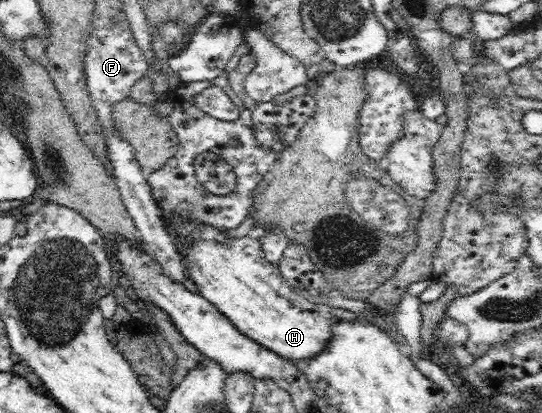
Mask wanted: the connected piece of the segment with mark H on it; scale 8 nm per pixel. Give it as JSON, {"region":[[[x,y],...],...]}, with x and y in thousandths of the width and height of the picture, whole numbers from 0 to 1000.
{"region":[[[315,521],[312,528],[319,538],[319,552],[332,569],[341,571],[343,584],[347,584],[343,610],[339,613],[339,620],[343,620],[339,634],[347,646],[343,659],[356,683],[363,688],[369,714],[391,738],[397,738],[448,811],[456,811],[456,816],[469,821],[474,831],[526,869],[550,874],[577,869],[581,860],[589,860],[592,850],[601,845],[603,831],[611,826],[614,782],[622,782],[622,777],[672,775],[677,782],[696,787],[703,801],[714,809],[721,806],[721,792],[729,787],[729,760],[699,746],[694,746],[692,753],[651,758],[651,753],[625,748],[625,743],[574,734],[563,719],[548,714],[517,661],[513,646],[500,644],[493,634],[478,579],[465,579],[458,571],[446,579],[419,579],[417,567],[423,557],[400,557],[389,545],[369,545],[362,535],[360,540],[339,535],[328,521],[327,530],[321,530],[321,521]]]}

